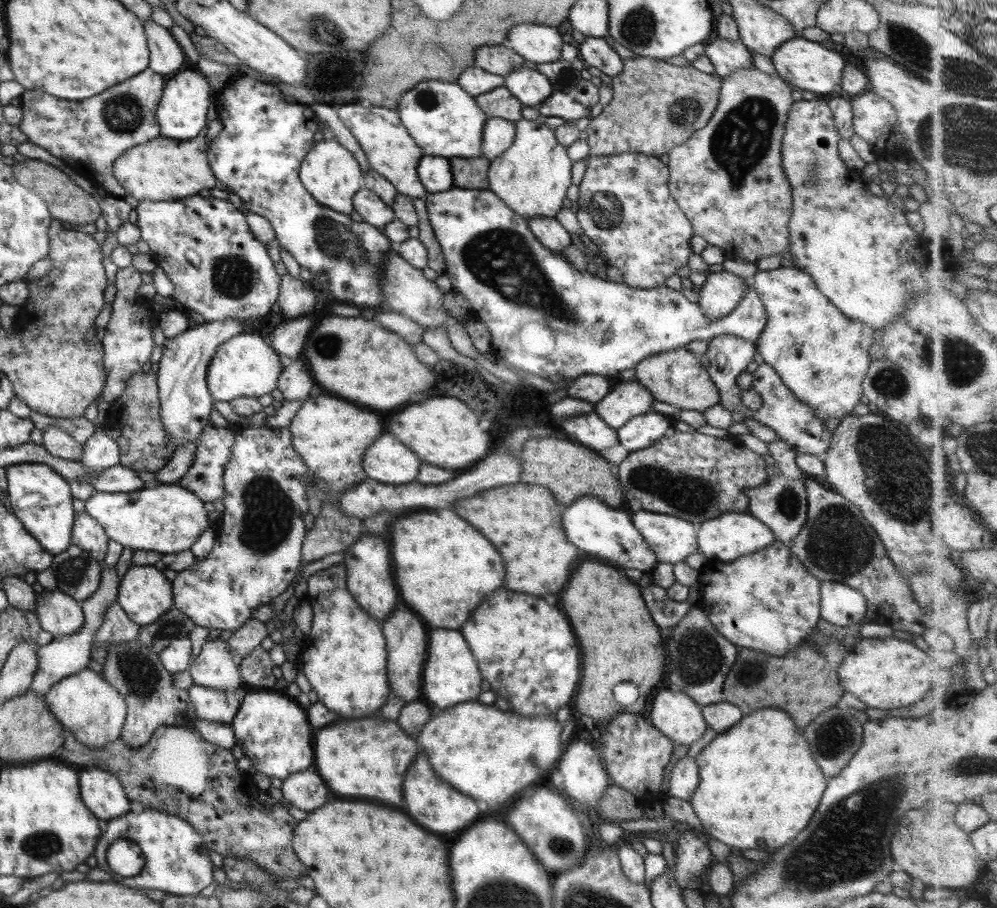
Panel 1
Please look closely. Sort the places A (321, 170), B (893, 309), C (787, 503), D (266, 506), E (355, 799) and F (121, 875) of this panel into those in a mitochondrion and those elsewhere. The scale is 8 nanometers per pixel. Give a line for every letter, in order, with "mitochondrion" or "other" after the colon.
A: other
B: other
C: mitochondrion
D: mitochondrion
E: other
F: other

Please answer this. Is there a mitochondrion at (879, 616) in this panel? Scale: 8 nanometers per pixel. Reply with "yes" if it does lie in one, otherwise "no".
no

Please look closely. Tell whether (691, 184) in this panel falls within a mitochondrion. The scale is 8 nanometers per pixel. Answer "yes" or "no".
no

